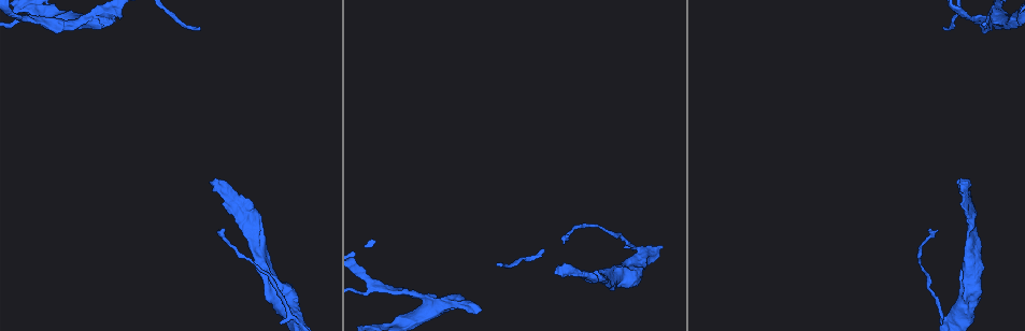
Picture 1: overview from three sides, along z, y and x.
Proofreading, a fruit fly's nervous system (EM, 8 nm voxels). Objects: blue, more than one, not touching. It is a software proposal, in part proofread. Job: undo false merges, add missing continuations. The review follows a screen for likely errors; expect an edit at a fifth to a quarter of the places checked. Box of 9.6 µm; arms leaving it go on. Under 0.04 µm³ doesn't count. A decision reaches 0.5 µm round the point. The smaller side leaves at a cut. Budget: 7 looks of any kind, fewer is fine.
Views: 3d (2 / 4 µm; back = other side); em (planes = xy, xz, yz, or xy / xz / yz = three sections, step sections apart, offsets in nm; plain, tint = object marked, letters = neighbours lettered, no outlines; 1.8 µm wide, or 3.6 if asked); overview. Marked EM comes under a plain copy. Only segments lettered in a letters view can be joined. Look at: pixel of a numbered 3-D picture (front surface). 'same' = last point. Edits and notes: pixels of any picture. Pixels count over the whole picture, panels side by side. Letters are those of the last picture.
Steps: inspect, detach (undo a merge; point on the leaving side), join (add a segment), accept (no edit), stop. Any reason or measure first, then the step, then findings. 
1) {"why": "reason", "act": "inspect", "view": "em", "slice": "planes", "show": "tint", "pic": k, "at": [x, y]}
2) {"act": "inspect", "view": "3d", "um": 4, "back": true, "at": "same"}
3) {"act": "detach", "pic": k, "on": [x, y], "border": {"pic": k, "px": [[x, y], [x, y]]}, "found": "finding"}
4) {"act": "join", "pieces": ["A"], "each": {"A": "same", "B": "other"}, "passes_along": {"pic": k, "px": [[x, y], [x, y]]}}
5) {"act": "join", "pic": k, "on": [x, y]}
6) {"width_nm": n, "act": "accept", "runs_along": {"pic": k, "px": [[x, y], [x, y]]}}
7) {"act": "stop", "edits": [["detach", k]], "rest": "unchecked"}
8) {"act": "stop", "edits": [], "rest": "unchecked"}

{"why": "an open end", "act": "inspect", "view": "em", "slice": "planes", "show": "letters", "pic": 1, "at": [211, 181]}

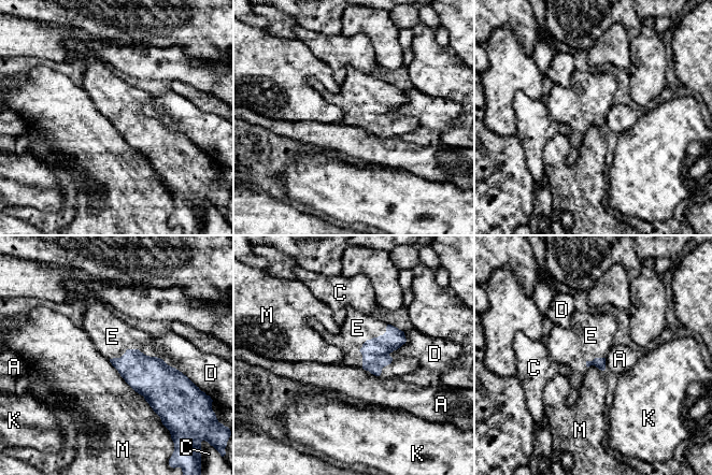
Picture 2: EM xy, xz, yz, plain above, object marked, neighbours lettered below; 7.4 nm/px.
{"act": "join", "pieces": ["E"], "each": {"A": "other", "C": "other", "D": "other", "E": "same", "K": "other", "M": "other"}, "passes_along": {"pic": 2, "px": [[375, 353], [365, 342], [357, 328]]}, "found": "the neuron continues"}

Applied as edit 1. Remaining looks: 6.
{"act": "inspect", "view": "overview"}

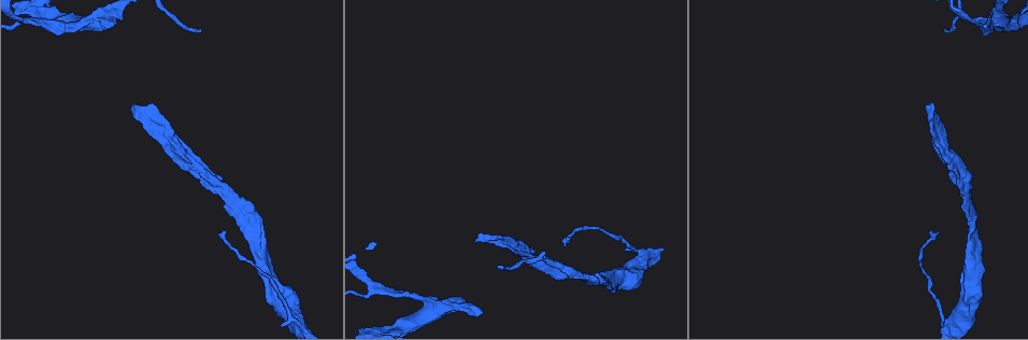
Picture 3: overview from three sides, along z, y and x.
{"why": "three-way junction", "act": "inspect", "view": "em", "slice": "xz", "step": 4, "show": "tint", "pic": 3, "at": [985, 19]}

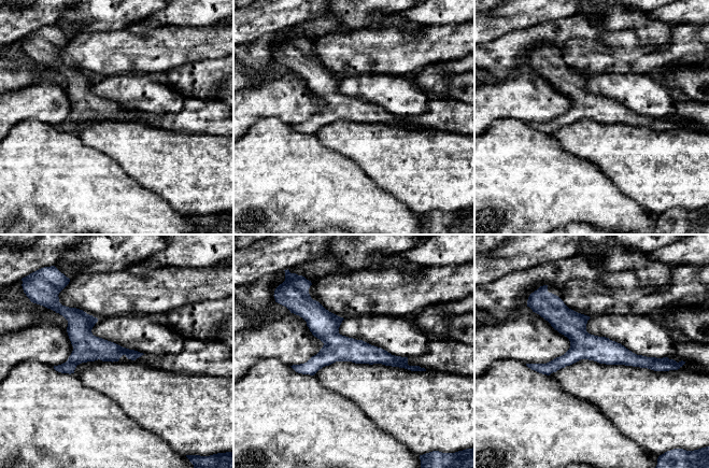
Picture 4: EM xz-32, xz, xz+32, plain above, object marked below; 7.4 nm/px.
{"act": "inspect", "view": "em", "slice": "planes", "show": "letters", "at": "same"}

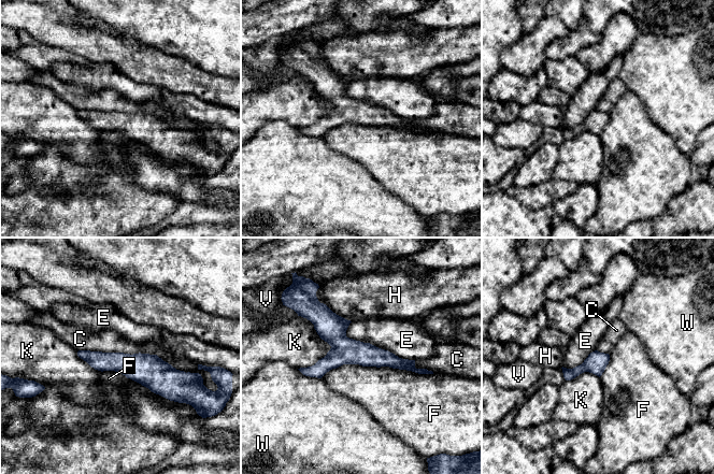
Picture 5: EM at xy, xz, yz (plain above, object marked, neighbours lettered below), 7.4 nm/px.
{"width_nm": 160, "act": "accept", "each": {"C": "other", "E": "other", "F": "other", "H": "other", "K": "other", "V": "other", "W": "other"}, "runs_along": {"pic": 5, "px": [[320, 309], [354, 352], [424, 371]]}, "found": "continuous, no second neuron"}

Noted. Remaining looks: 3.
{"act": "stop", "edits": [["join", 2]], "rest": "unchecked"}

